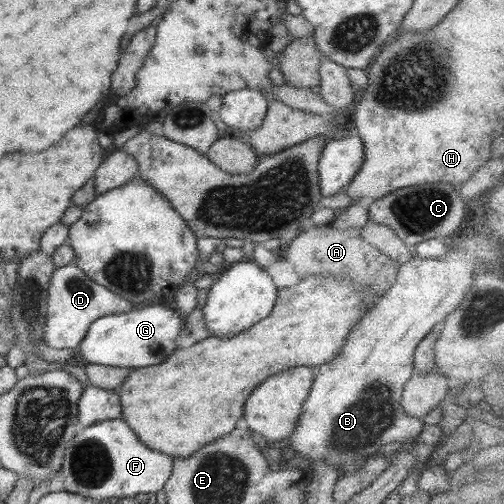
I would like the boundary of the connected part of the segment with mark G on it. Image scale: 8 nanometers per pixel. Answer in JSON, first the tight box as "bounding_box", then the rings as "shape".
{"bounding_box":[79,304,186,368],"shape":[[[163,304],[148,305],[140,310],[110,314],[92,324],[85,340],[79,345],[84,360],[92,364],[140,368],[162,364],[177,350],[176,340],[186,326],[185,316],[178,309]]]}

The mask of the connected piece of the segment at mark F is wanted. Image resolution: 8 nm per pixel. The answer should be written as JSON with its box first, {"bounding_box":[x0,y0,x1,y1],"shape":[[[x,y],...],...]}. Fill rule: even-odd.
{"bounding_box":[61,419,173,501],"shape":[[[123,419],[103,420],[96,424],[83,427],[76,434],[74,440],[63,454],[61,470],[64,477],[64,490],[72,494],[80,494],[84,498],[92,498],[96,501],[104,498],[134,497],[140,492],[154,494],[163,490],[165,483],[170,479],[173,467],[173,457],[154,449],[148,448],[138,440],[136,434]]]}

